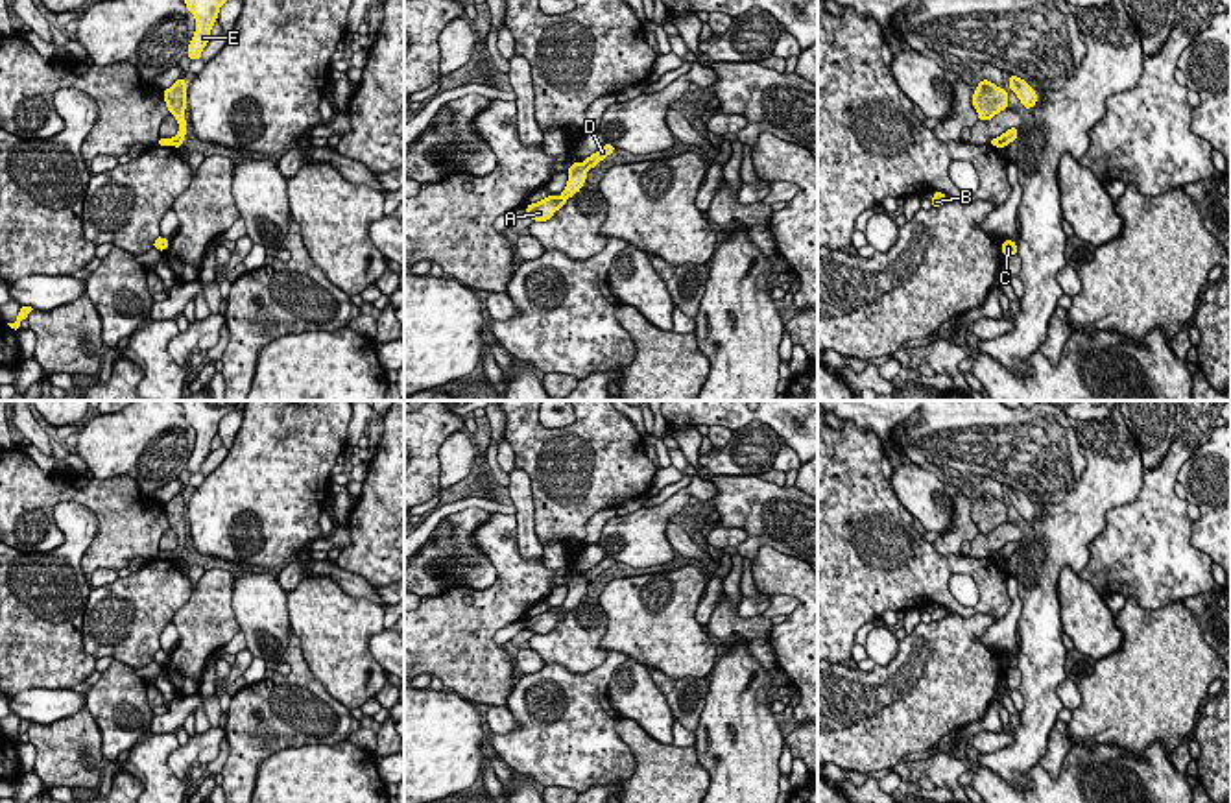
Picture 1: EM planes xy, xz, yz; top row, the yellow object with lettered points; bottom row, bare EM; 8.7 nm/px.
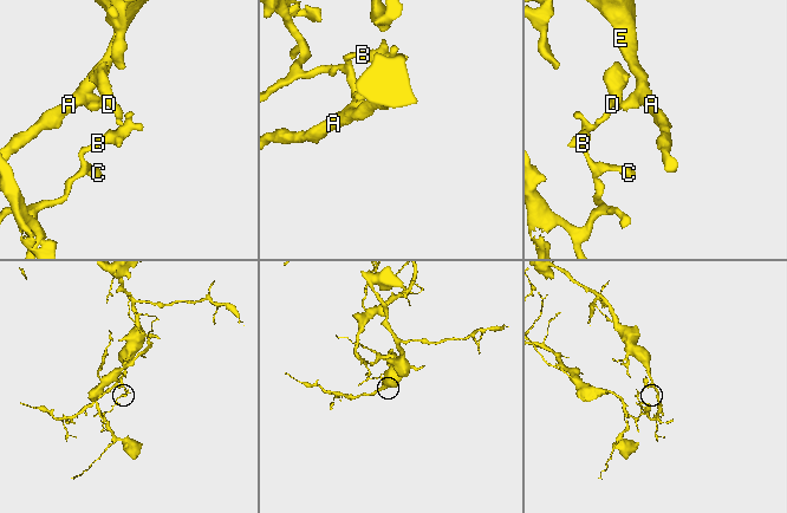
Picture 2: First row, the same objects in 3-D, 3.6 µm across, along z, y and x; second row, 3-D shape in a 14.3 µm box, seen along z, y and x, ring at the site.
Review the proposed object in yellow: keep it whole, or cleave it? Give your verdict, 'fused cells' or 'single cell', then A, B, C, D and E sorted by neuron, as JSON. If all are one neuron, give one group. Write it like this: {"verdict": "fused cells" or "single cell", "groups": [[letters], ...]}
{"verdict": "fused cells", "groups": [["A", "E"], ["B", "C", "D"]]}

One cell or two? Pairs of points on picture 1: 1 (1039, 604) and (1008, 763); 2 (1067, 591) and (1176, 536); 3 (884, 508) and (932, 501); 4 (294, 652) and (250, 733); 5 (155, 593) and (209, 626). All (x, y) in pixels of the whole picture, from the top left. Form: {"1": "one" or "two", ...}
{"1": "one", "2": "two", "3": "two", "4": "one", "5": "two"}

